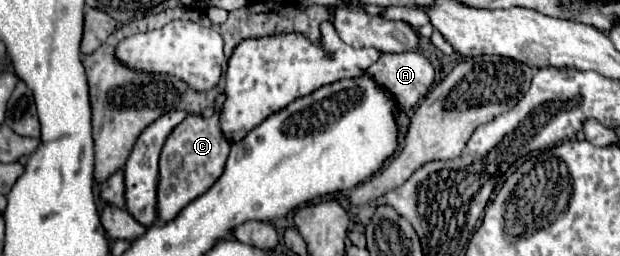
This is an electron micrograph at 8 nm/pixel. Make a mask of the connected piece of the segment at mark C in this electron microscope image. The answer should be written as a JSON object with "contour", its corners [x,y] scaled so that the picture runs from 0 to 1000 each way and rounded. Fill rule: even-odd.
{"contour":[[[356,367],[350,383],[350,430],[340,461],[305,445],[269,531],[263,594],[260,594],[260,625],[256,625],[256,719],[253,719],[253,859],[256,867],[263,867],[263,875],[276,867],[308,781],[315,781],[318,766],[334,750],[347,719],[347,703],[360,680],[363,633],[369,609],[369,555],[356,523],[353,461],[350,461],[360,391],[363,391],[363,367]],[[279,594],[285,594],[298,625],[298,656],[292,664],[292,680],[276,680],[269,664],[269,617]]]}

